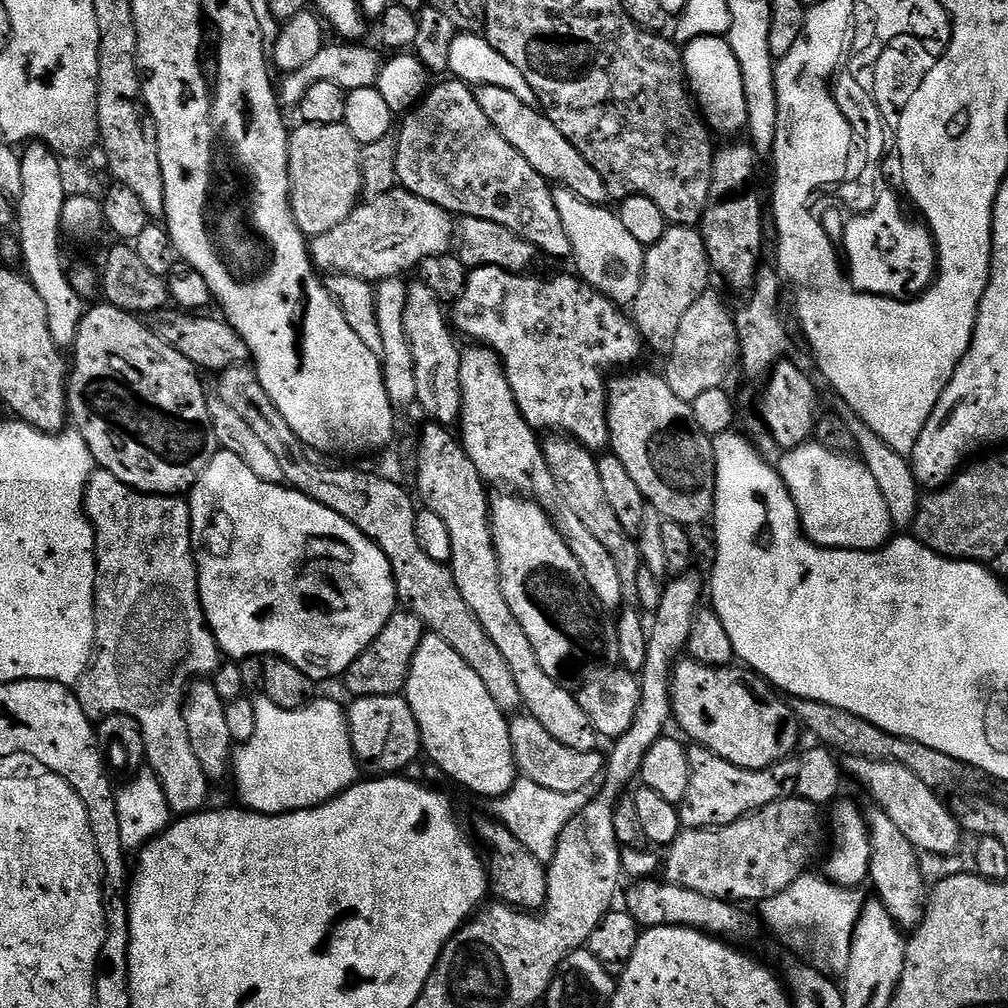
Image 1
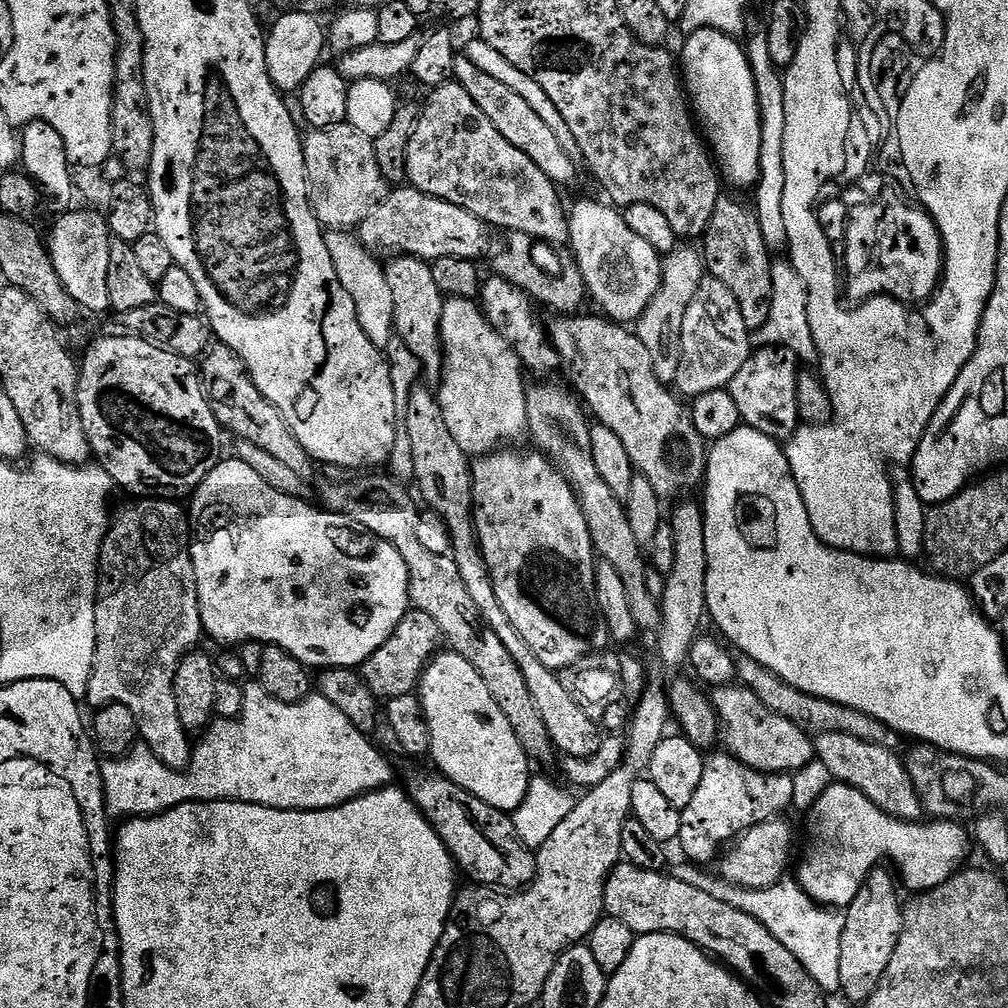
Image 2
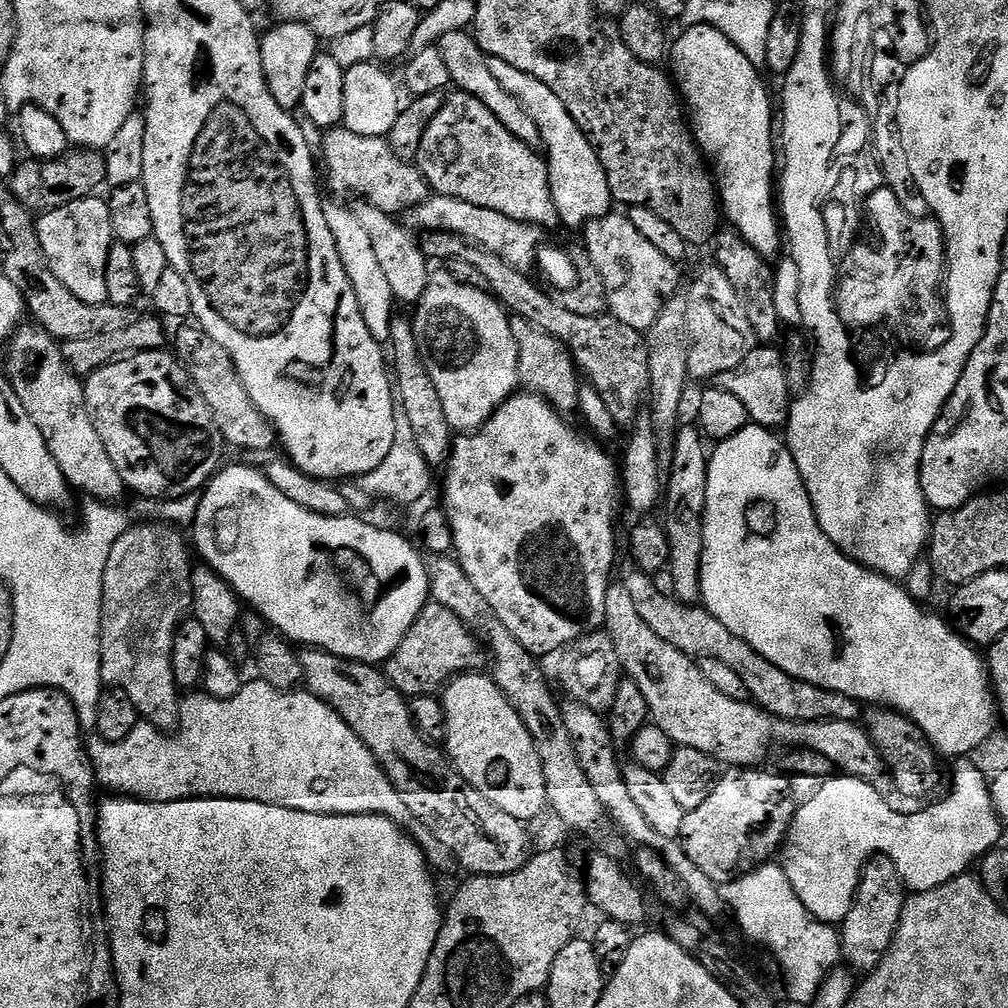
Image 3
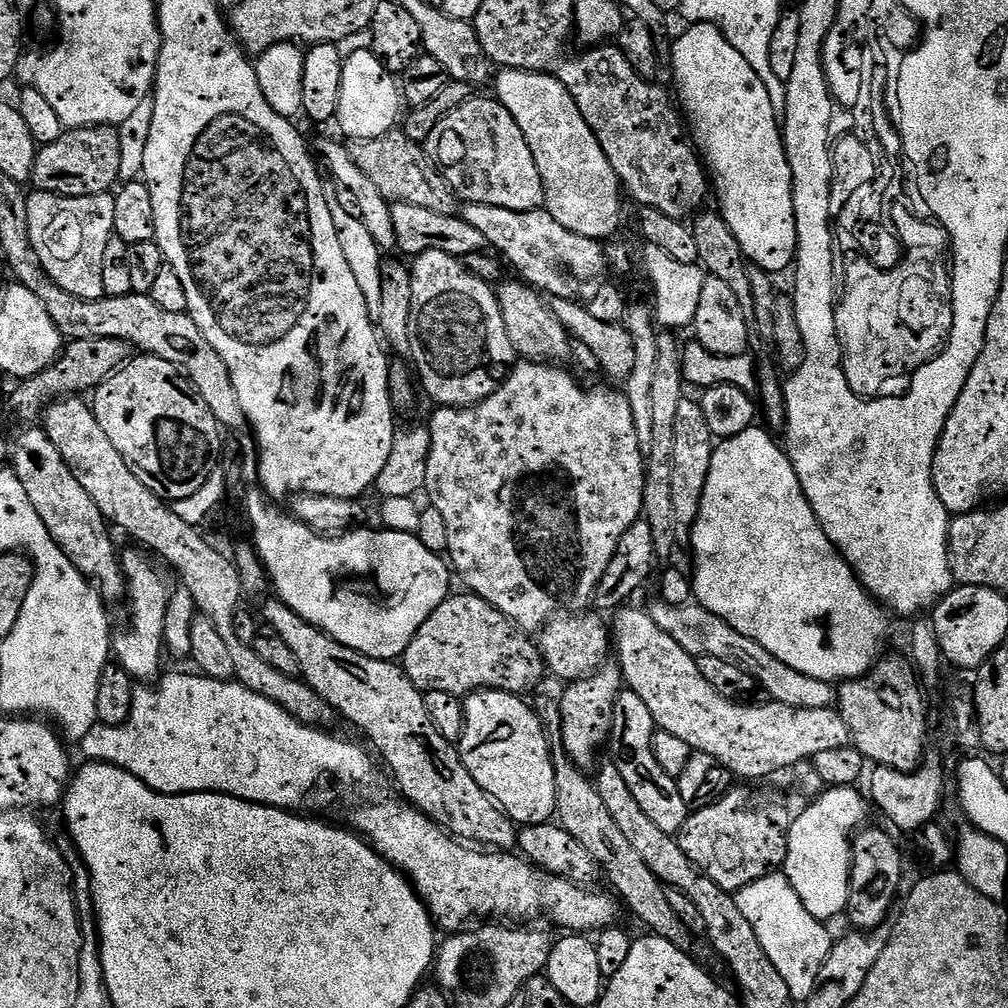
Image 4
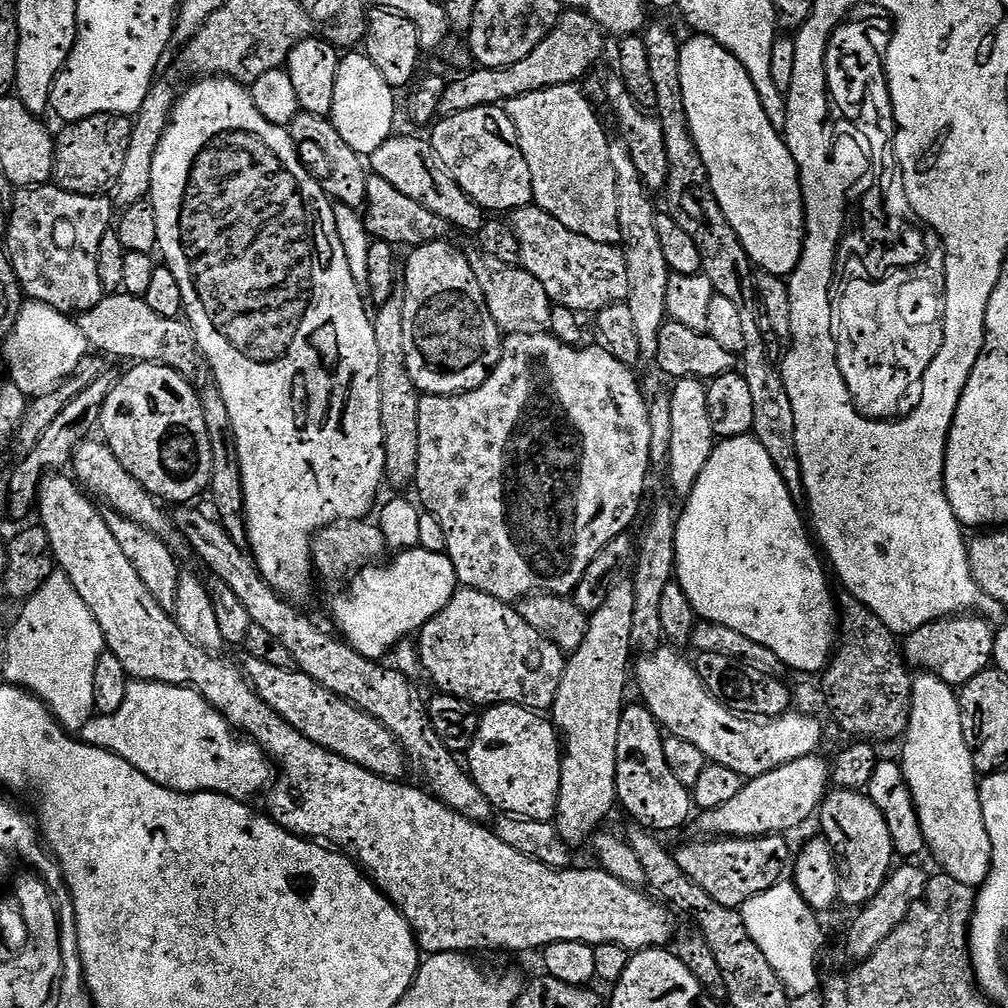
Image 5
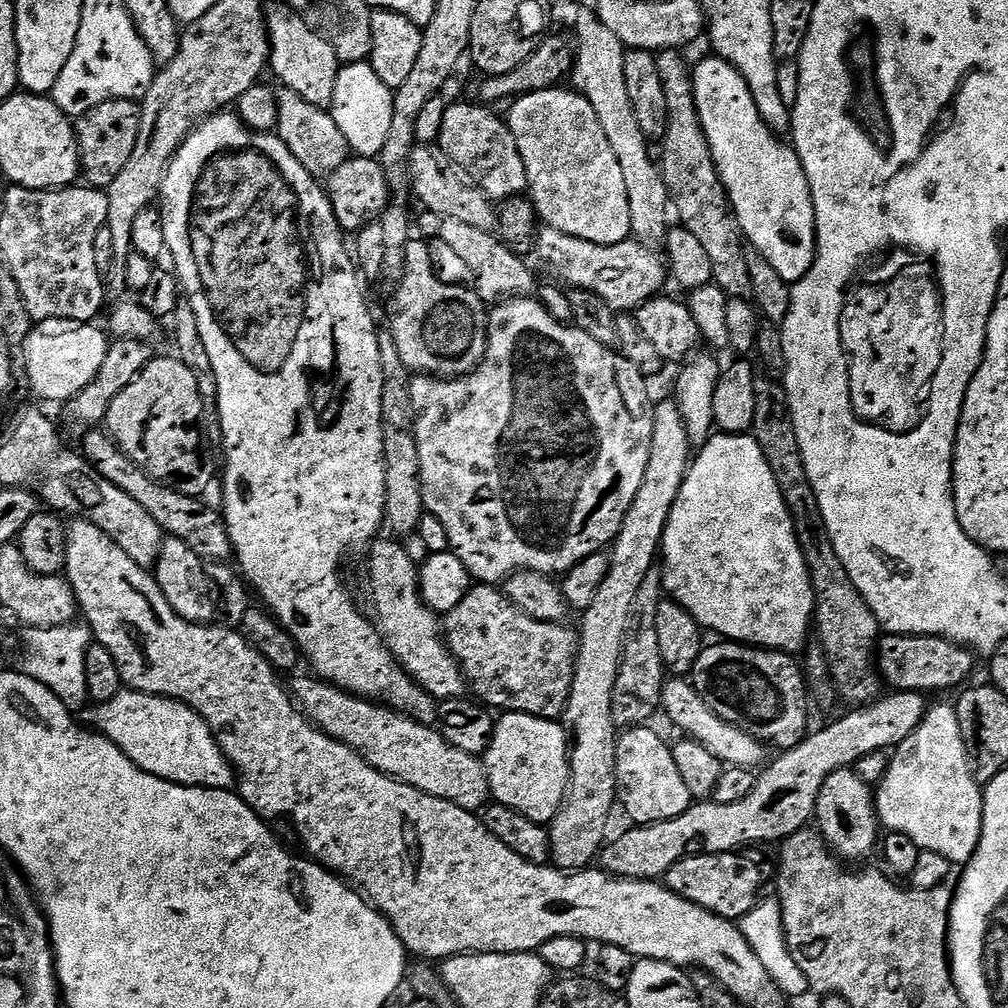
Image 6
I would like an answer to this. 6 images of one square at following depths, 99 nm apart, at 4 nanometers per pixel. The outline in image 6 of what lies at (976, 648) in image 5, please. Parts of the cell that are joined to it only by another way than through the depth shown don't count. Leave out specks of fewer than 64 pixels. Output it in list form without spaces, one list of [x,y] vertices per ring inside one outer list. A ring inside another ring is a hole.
[[[885,635],[879,641],[876,650],[876,667],[882,673],[882,680],[889,689],[897,692],[948,692],[951,688],[959,689],[967,685],[972,679],[972,667],[975,666],[977,657],[962,644],[955,644],[941,636],[894,636]]]

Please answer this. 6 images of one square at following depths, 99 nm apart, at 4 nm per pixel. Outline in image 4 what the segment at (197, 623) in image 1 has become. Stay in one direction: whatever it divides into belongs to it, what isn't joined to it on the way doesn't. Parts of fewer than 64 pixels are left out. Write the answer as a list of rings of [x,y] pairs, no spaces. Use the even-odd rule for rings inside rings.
[[[132,546],[128,553],[120,556],[120,566],[124,571],[126,581],[126,603],[128,602],[128,620],[132,623],[132,633],[129,636],[117,635],[111,646],[115,663],[126,669],[133,678],[140,682],[147,681],[144,680],[147,676],[155,677],[161,671],[159,670],[160,656],[165,655],[166,606],[172,597],[163,574],[152,565],[151,559],[153,560],[153,557],[147,551],[136,546]]]

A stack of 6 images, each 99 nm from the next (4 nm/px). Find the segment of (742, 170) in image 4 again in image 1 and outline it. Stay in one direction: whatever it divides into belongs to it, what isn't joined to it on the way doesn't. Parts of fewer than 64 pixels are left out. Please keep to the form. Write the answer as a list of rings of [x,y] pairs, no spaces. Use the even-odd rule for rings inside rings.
[[[699,36],[683,45],[684,74],[688,87],[713,133],[721,132],[724,138],[736,138],[748,126],[746,114],[746,90],[742,90],[742,70],[738,70],[738,58],[730,50],[723,36]]]

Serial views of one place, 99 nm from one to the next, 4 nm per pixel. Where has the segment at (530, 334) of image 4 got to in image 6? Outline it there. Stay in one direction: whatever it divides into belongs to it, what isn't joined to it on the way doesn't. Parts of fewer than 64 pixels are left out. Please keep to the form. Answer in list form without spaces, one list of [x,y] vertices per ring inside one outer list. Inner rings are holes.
[[[427,210],[421,213],[420,220],[418,216],[419,235],[429,241],[441,240],[476,275],[476,280],[480,283],[478,291],[481,300],[499,302],[505,298],[528,298],[537,291],[538,280],[532,277],[531,270],[524,265],[525,257],[513,252],[495,231],[478,230],[466,222],[442,218],[442,214]]]

